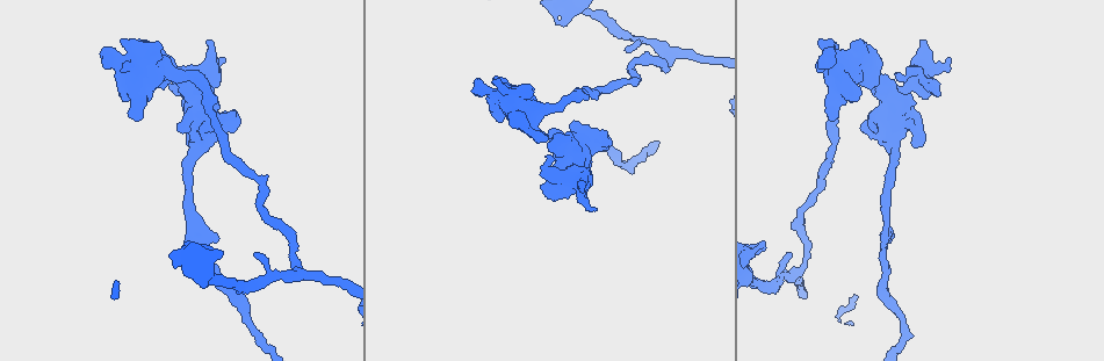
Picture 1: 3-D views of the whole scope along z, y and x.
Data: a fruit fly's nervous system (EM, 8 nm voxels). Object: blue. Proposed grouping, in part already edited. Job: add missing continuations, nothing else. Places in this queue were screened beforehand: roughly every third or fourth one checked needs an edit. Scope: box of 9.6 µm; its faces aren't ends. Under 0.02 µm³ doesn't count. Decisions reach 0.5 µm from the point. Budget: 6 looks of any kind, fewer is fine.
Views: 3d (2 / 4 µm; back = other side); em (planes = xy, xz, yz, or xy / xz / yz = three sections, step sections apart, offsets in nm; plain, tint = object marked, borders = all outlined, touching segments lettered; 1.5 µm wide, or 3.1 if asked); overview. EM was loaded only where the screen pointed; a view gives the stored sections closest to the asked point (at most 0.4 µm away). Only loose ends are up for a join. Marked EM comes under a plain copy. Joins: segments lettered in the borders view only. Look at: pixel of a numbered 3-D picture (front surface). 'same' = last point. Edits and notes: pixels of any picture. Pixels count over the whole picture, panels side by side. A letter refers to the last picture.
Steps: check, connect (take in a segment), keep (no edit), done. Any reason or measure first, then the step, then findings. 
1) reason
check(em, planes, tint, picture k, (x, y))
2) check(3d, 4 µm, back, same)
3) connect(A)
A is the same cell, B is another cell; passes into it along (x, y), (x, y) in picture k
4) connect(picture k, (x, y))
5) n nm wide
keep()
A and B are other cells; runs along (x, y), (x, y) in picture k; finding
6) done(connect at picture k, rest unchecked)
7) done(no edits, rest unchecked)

an open end
check(em, planes, tint, picture 1, (233, 112))

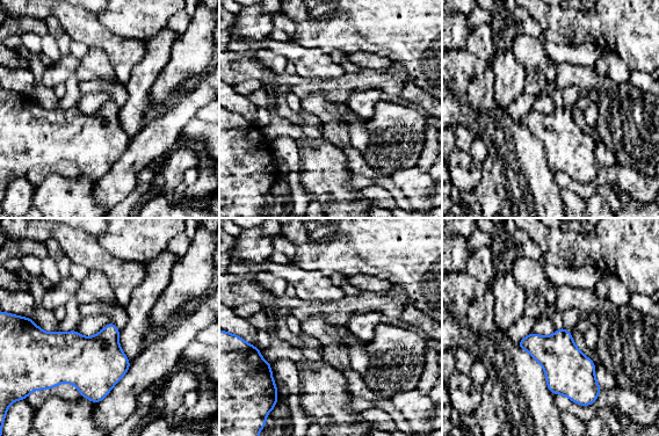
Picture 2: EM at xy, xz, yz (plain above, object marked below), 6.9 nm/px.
check(em, planes, borders, same)

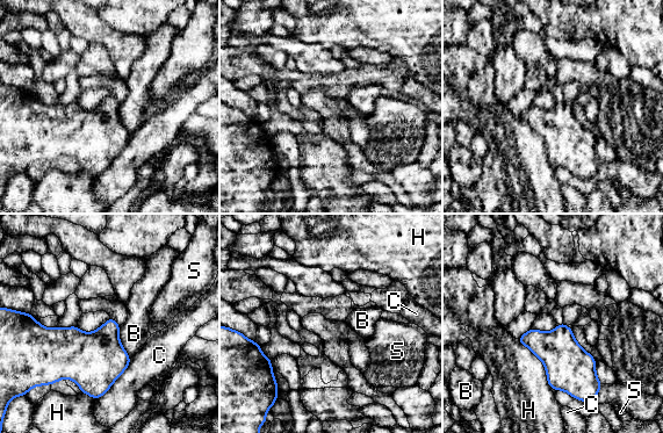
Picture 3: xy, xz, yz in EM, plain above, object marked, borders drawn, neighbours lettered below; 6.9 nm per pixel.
H touches over 440 nm
keep()
B, C, H and S are other cells; border along (119, 326), (121, 346), (130, 358) in picture 3; no lettered segment goes on from it

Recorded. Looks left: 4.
branch stops here
check(em, xy, step 8, borders, picture 1, (497, 81))

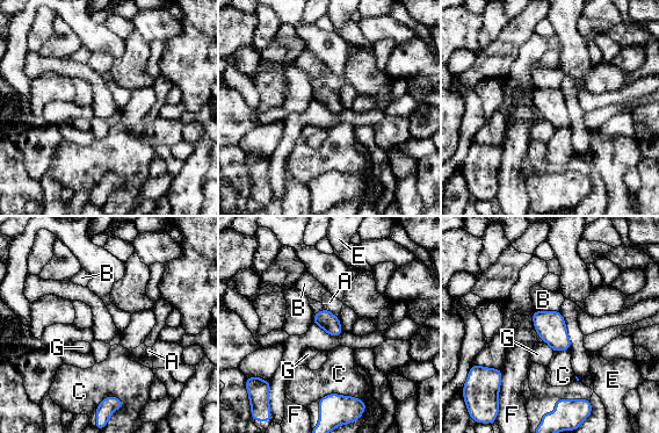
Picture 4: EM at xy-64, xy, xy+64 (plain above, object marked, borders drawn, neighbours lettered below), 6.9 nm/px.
C touches over 320 nm
keep()
A, B, C, E, F and G are other cells; none of them fits

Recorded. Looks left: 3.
free end
check(em, xz, step 8, tint, picture 1, (898, 74))

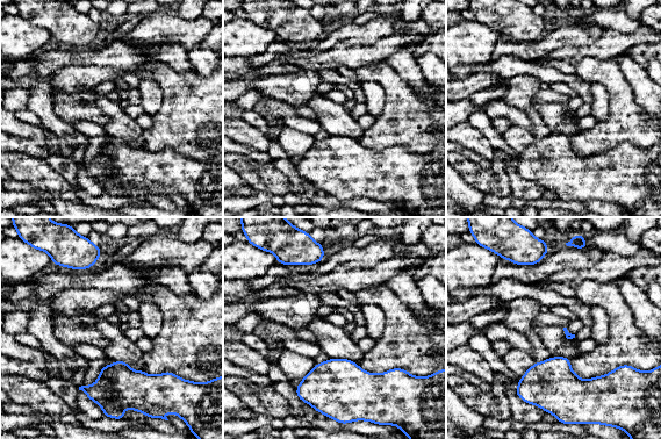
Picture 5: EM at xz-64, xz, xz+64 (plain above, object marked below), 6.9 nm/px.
another direction
check(em, planes, borders, same)

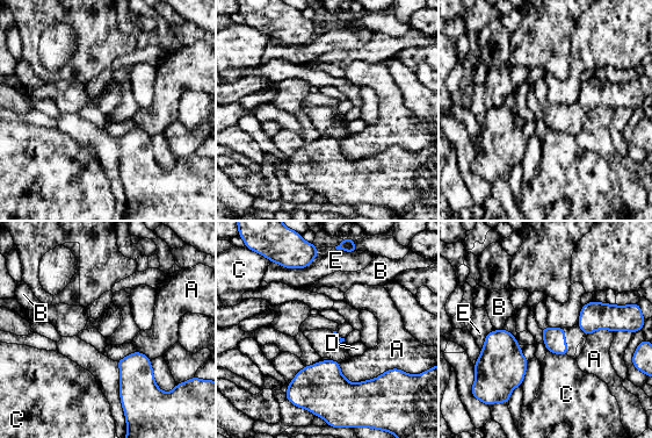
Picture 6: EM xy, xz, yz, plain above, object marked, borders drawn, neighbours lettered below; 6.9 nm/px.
keep()
A, B, C, D and E are other cells; border along (548, 350), (566, 356) in picture 6; none of them fits

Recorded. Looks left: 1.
done(no edits, rest unchecked)

